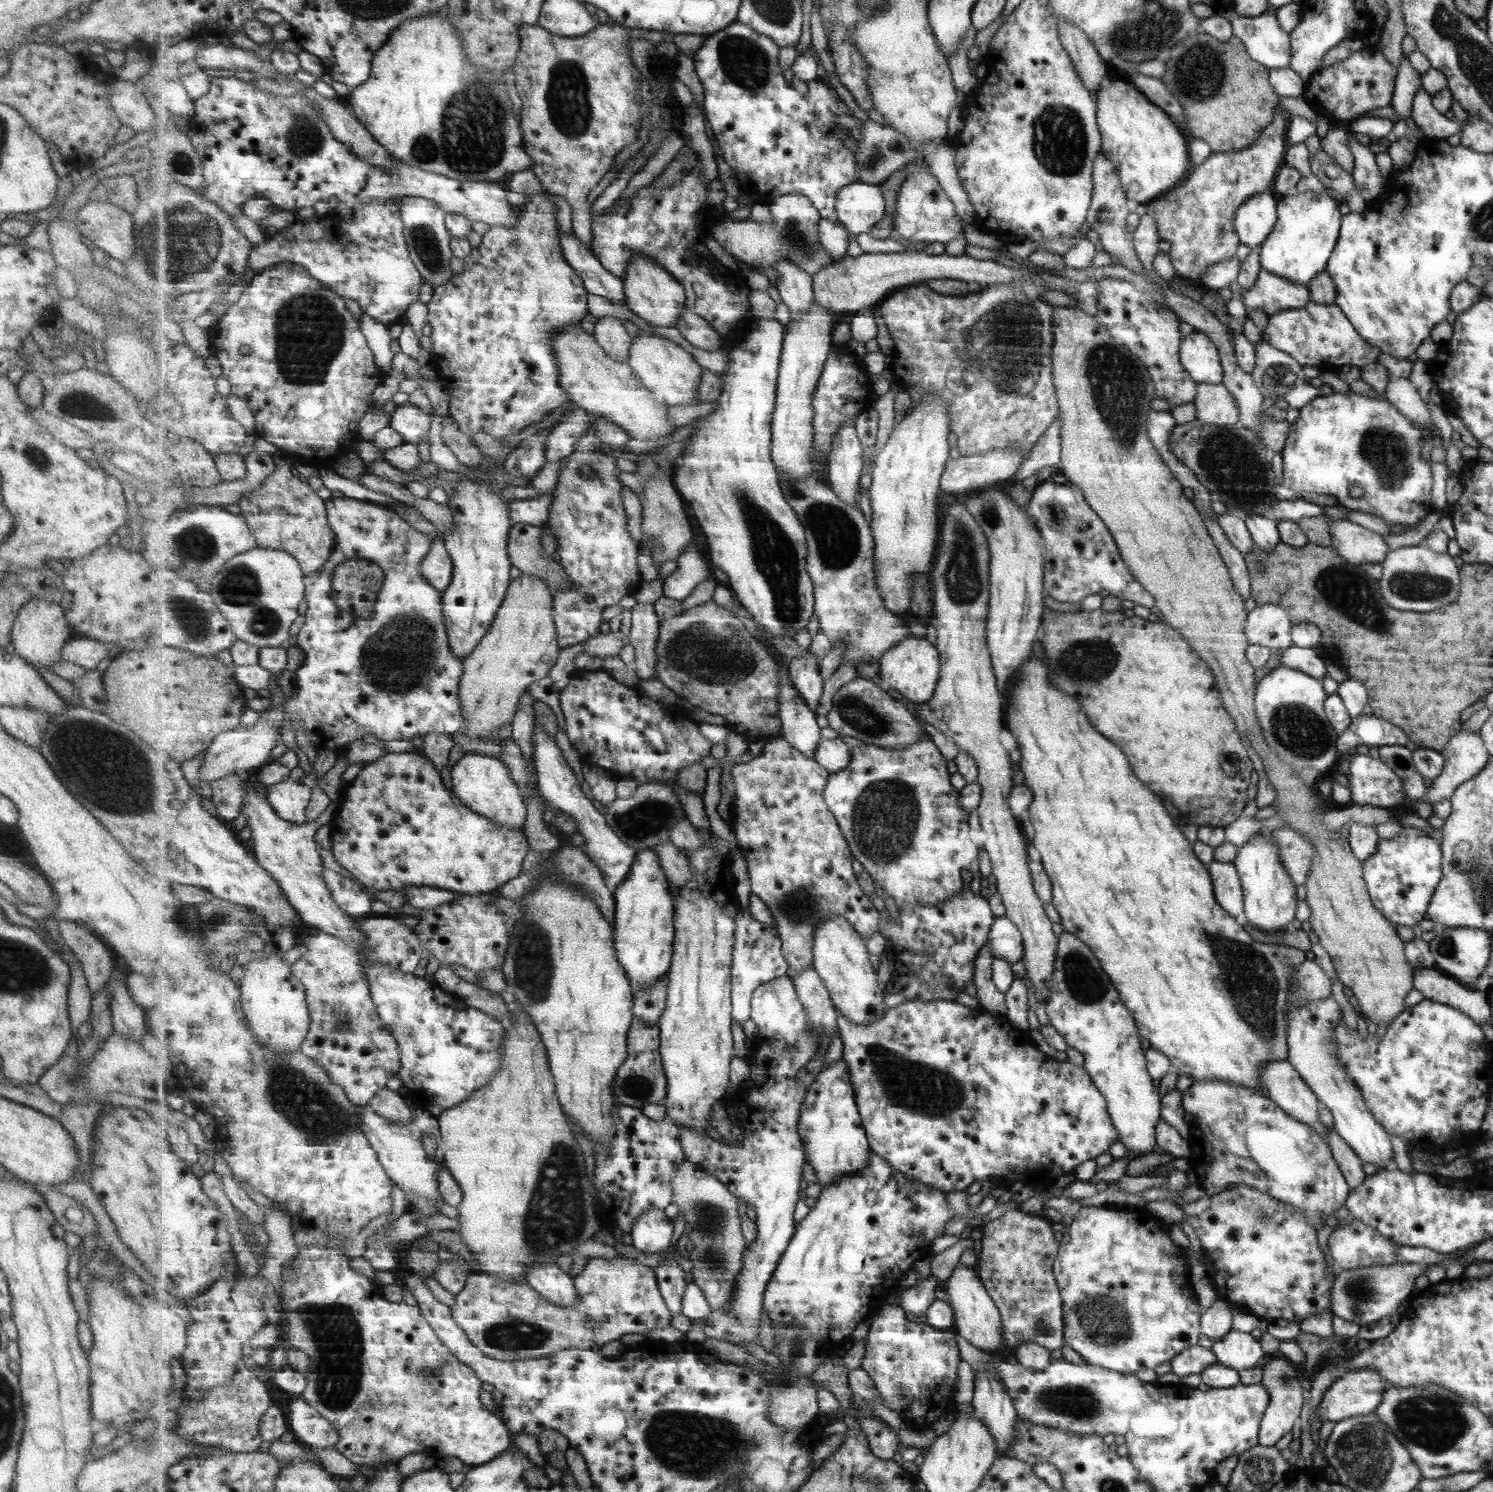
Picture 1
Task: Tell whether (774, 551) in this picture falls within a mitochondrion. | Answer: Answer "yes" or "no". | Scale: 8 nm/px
yes

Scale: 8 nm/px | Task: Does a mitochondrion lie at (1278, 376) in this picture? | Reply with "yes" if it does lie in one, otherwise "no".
yes

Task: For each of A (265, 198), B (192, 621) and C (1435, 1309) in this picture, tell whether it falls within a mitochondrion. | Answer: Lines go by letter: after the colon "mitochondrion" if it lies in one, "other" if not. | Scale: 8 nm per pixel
A: other
B: mitochondrion
C: other

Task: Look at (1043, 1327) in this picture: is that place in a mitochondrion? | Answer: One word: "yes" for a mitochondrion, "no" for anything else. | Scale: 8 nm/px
yes

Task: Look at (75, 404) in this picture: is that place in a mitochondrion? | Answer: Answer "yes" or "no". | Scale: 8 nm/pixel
yes

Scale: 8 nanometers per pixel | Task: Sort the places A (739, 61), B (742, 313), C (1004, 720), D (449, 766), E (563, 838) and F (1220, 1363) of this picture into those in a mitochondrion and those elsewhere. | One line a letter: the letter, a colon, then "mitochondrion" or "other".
A: mitochondrion
B: other
C: other
D: other
E: other
F: other

